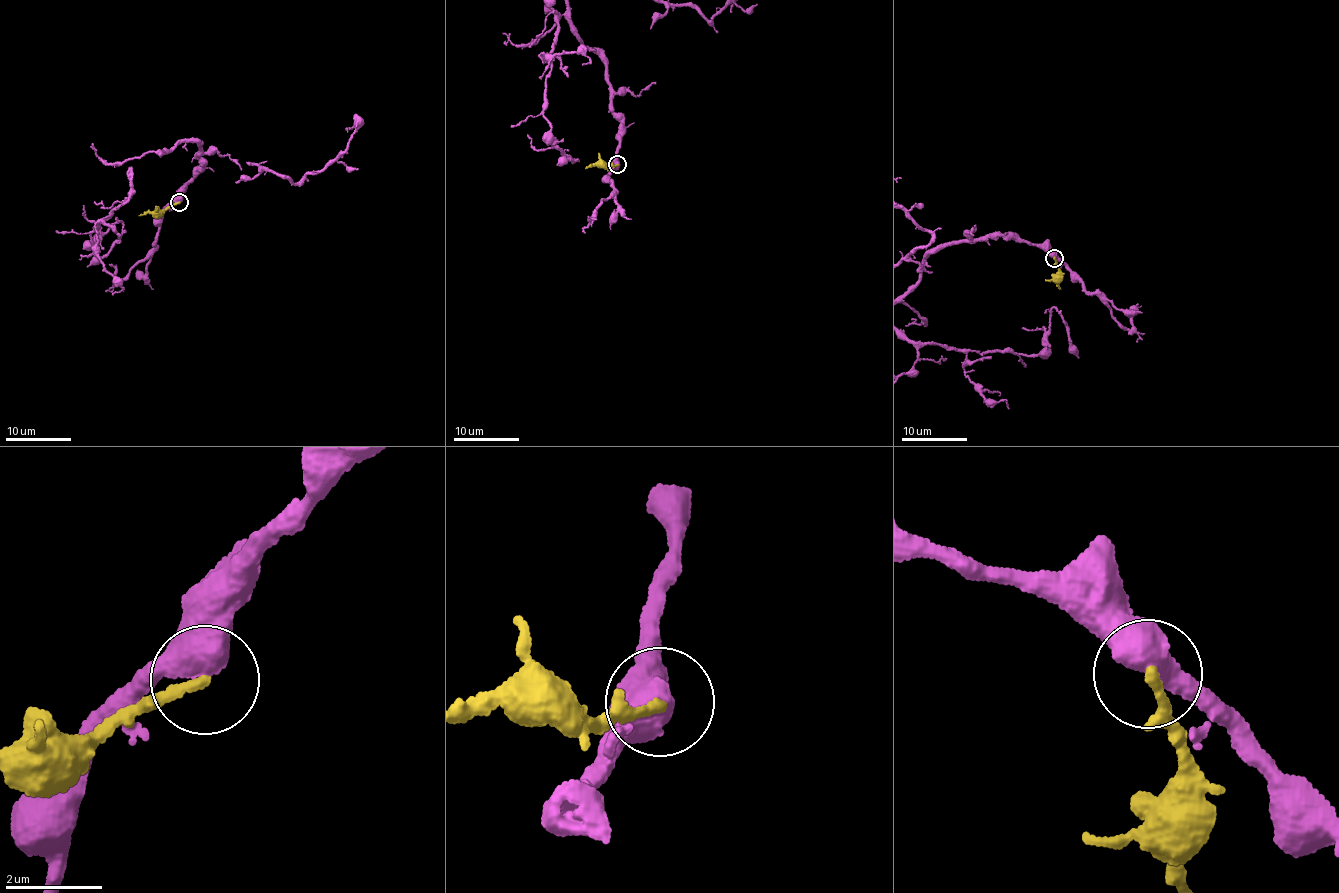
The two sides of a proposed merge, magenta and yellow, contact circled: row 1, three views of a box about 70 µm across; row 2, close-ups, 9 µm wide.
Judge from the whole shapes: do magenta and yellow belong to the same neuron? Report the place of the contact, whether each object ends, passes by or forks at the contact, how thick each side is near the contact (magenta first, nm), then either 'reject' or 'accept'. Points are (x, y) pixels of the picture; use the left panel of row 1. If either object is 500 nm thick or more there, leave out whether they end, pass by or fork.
place (179, 202); magenta passes by; yellow ends; calibres 480 and 200 nm; reject

